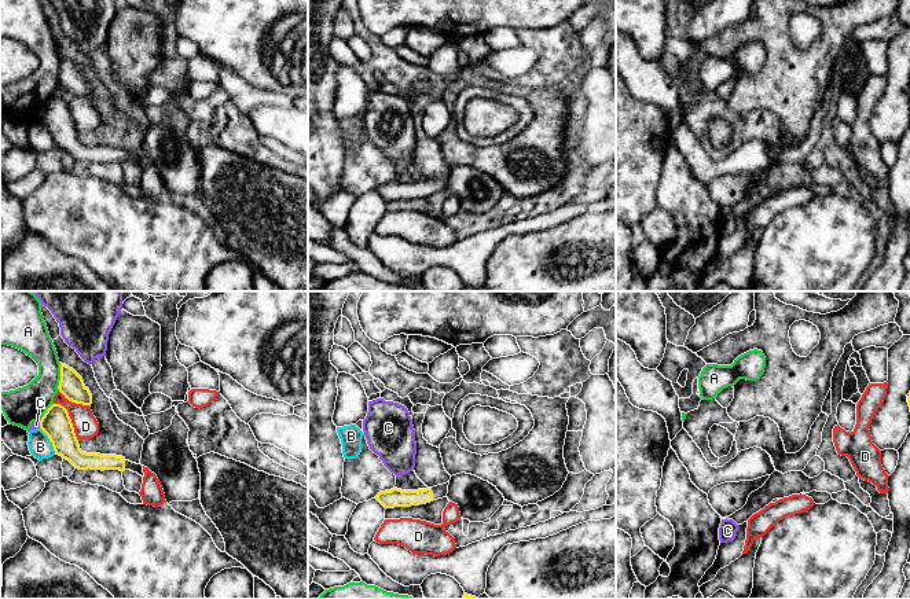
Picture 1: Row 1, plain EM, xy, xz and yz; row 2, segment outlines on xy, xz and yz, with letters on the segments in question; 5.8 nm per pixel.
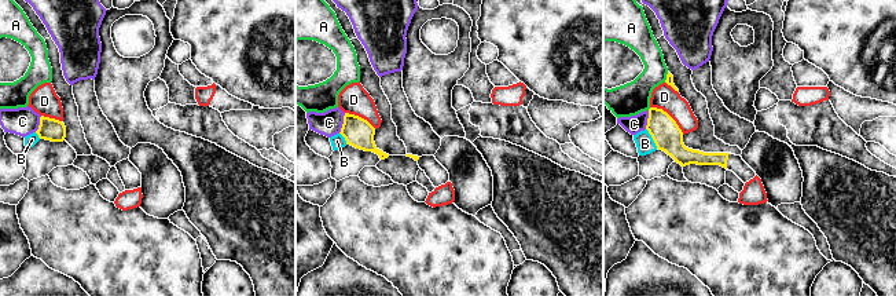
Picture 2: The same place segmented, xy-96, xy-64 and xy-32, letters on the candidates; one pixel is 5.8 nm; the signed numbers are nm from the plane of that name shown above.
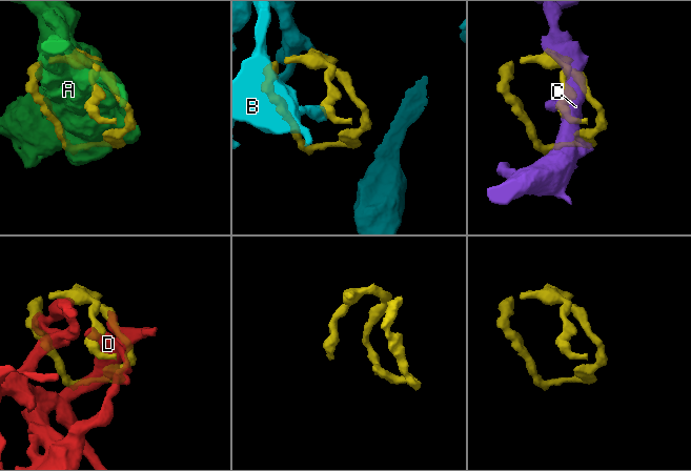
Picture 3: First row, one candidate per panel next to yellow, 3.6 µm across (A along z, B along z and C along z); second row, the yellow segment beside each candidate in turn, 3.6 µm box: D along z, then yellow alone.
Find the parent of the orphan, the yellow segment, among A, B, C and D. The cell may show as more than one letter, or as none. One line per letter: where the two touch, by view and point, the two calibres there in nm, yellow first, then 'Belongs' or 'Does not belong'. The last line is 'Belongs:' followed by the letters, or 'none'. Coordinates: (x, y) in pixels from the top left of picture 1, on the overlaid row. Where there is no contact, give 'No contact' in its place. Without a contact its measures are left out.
A: Touches yellow at xy (61, 377). Thickness 150 nm (yellow) against 220 nm. Does not belong
B: Touches yellow at xy (50, 440). Thickness 170 nm (yellow) against 140 nm. Does not belong
C: Touches yellow at xy (40, 425). Thickness 170 nm (yellow) against 50 nm. Does not belong
D: Touches yellow at xy (70, 419). Thickness 170 nm (yellow) against 140 nm. Does not belong
Belongs: none

